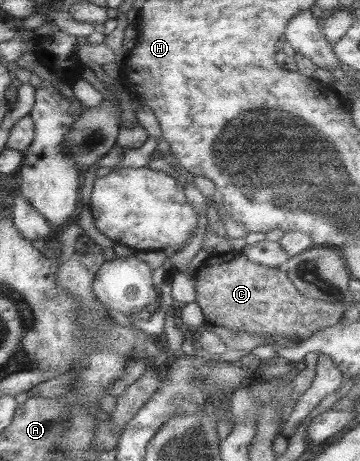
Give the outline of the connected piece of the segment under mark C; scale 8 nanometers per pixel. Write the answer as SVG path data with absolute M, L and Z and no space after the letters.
M232 252L206 258L197 268L197 273L198 279L194 282L194 301L200 307L204 322L223 326L231 331L242 330L259 337L270 335L274 336L275 342L280 342L283 337L304 341L310 334L319 329L337 325L344 311L341 303L326 303L325 301L321 302L303 297L285 276L285 271L282 268L255 264L249 259Z

